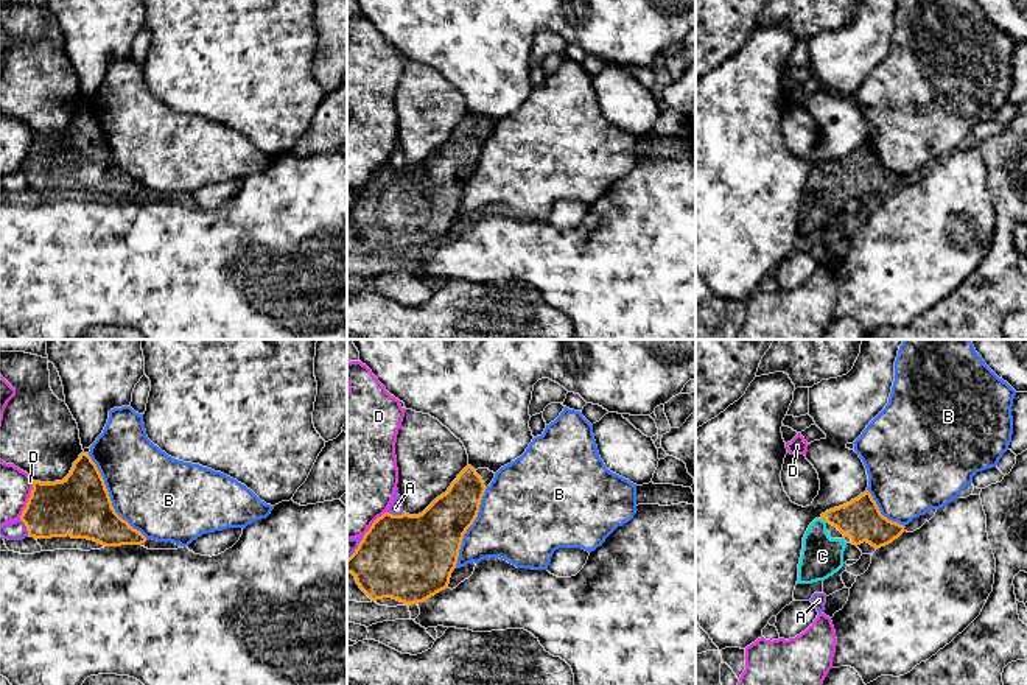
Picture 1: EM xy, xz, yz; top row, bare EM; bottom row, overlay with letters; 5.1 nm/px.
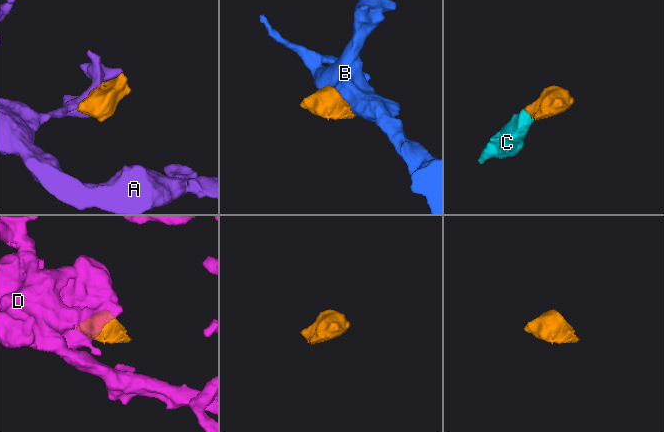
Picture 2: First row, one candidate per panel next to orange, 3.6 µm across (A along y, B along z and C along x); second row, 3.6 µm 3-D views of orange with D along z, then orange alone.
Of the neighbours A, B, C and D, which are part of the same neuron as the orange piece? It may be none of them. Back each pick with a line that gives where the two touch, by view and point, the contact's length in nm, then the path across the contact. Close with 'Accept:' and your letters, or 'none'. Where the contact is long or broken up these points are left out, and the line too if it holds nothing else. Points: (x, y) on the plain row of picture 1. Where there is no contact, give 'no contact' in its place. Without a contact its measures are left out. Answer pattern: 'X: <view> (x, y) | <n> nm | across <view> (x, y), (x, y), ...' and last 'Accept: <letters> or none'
C: yz (823, 170) | 50 nm | across yz (861, 172), (823, 170), (822, 207)
Accept: C

